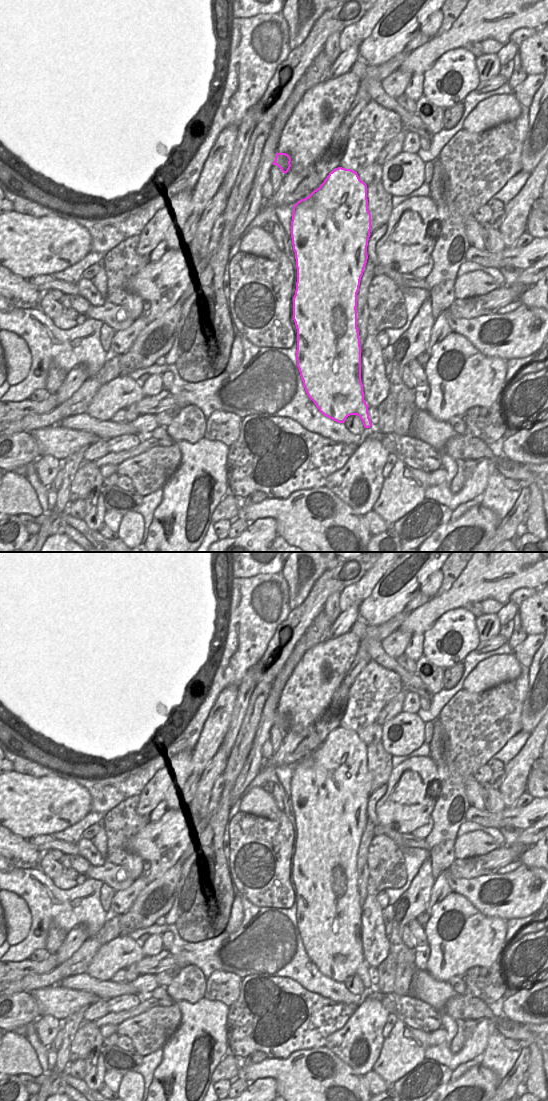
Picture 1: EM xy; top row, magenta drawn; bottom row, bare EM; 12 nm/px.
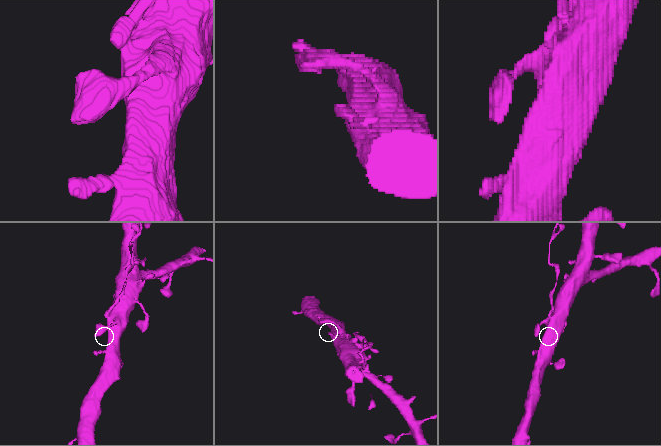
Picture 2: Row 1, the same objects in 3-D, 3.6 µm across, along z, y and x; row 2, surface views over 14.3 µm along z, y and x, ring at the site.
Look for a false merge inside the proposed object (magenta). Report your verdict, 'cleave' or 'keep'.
cleave

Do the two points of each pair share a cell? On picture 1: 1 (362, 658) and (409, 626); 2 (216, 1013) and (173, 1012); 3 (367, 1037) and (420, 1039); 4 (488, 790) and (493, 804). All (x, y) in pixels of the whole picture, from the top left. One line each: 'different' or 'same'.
1: different
2: different
3: different
4: same

